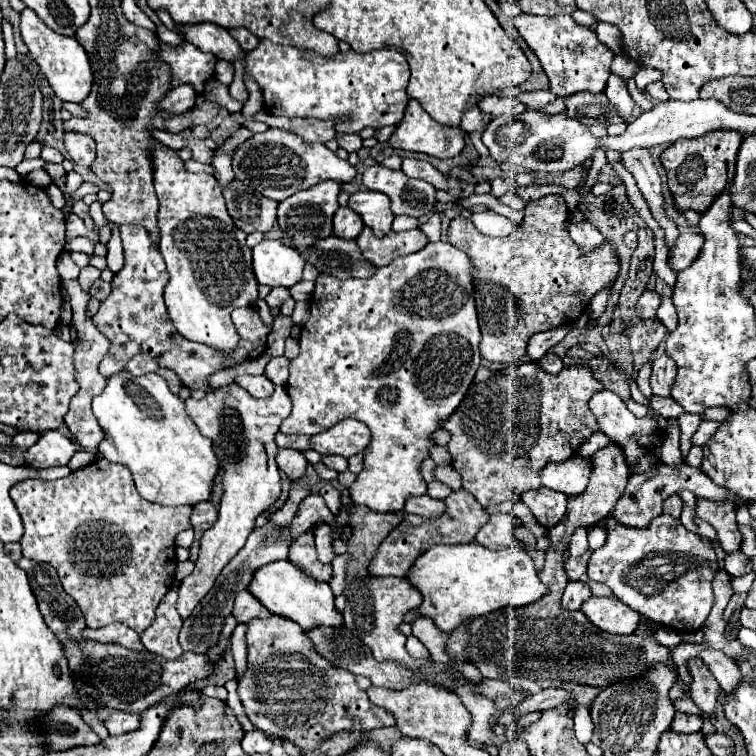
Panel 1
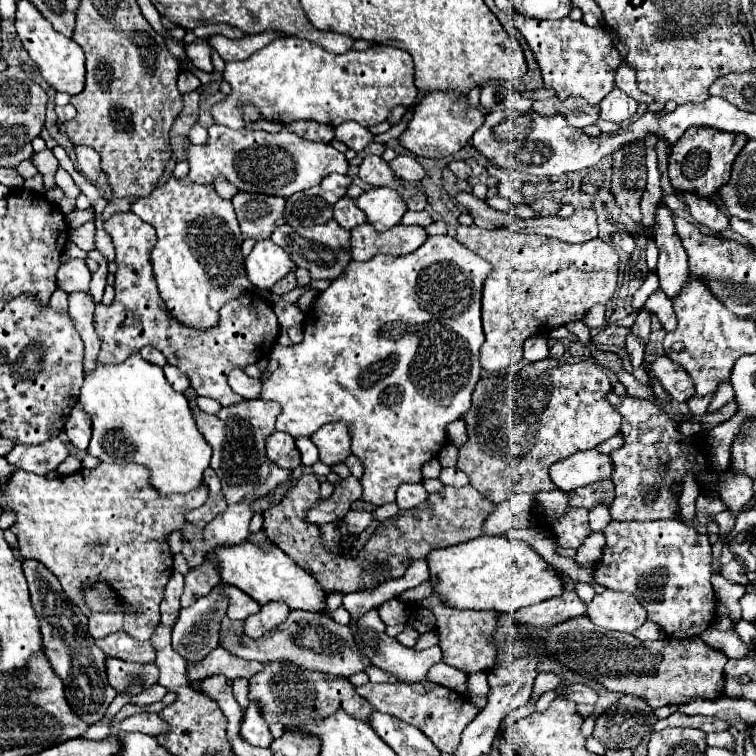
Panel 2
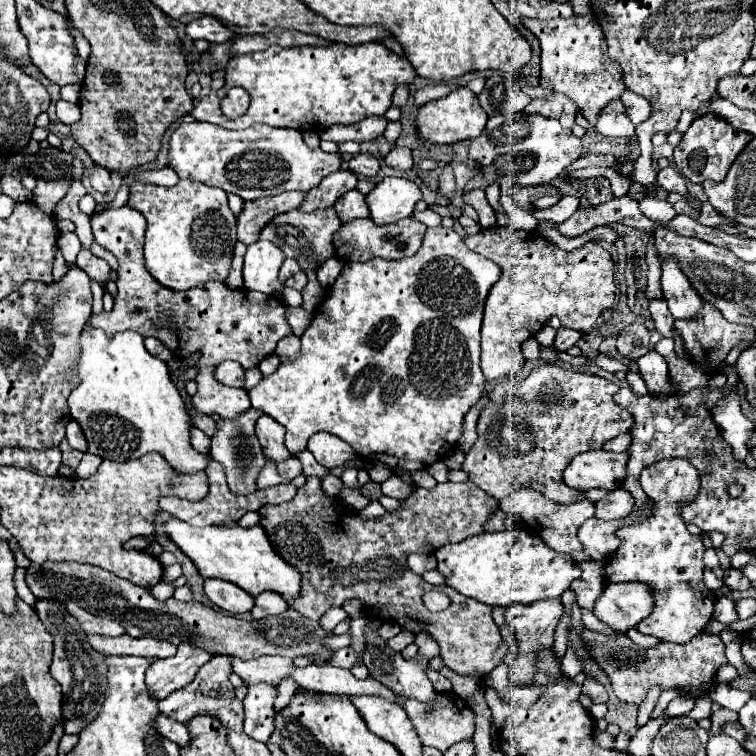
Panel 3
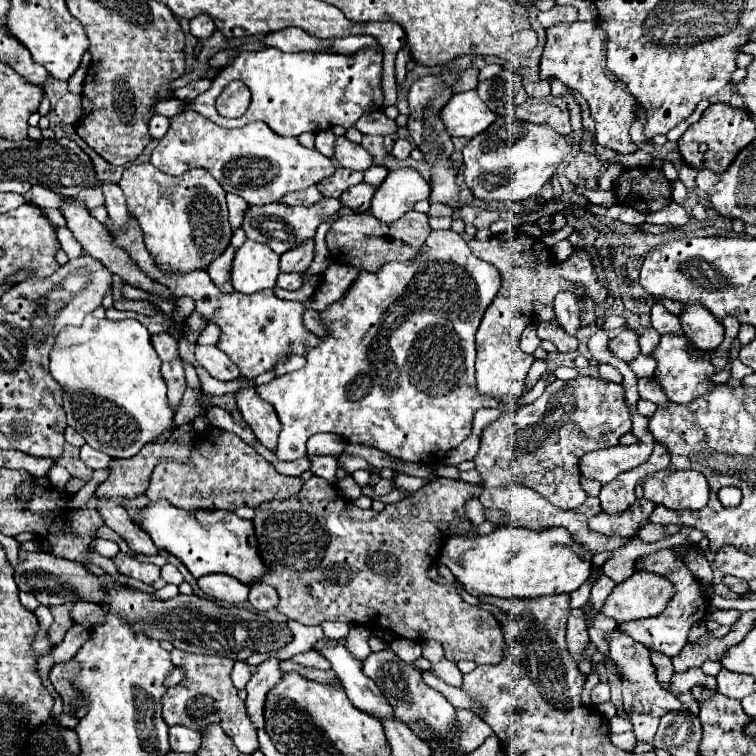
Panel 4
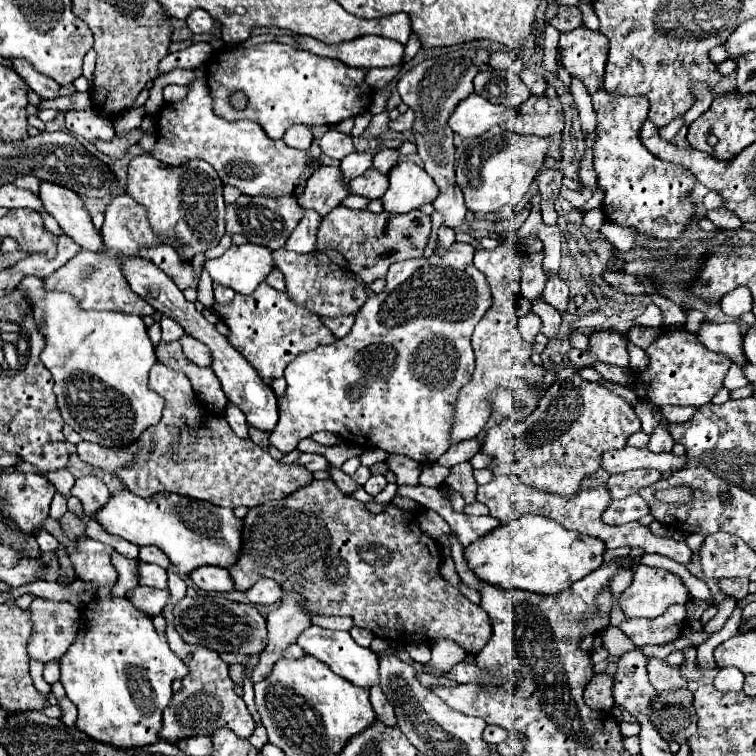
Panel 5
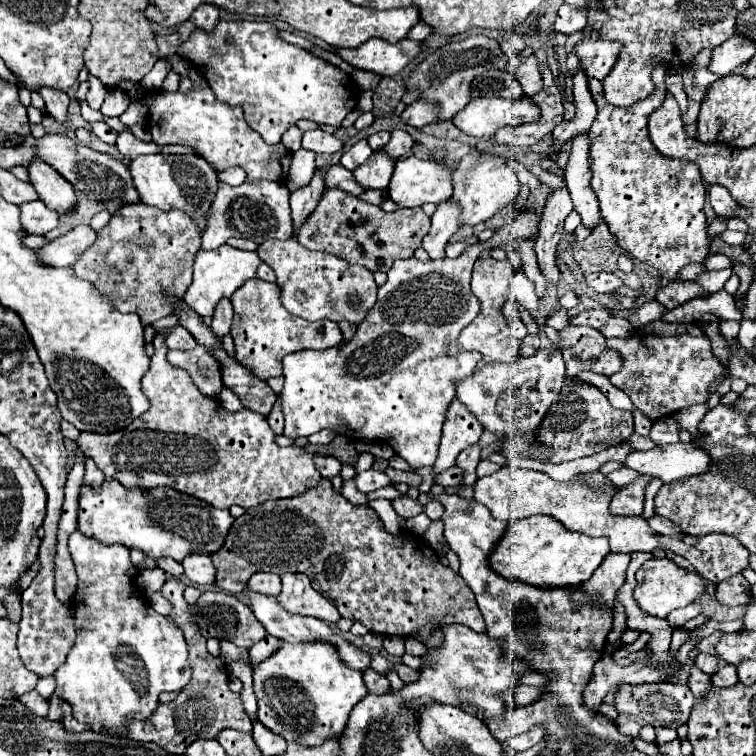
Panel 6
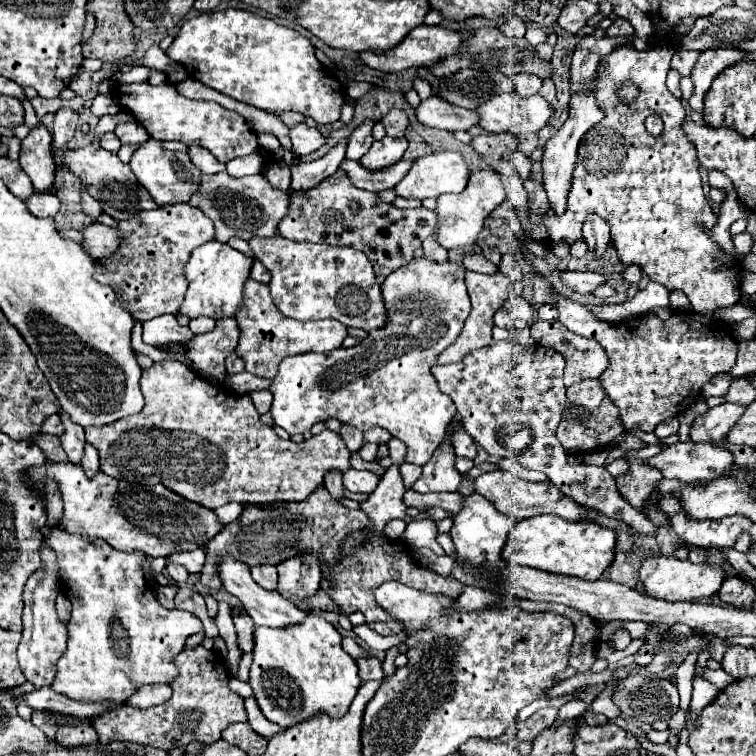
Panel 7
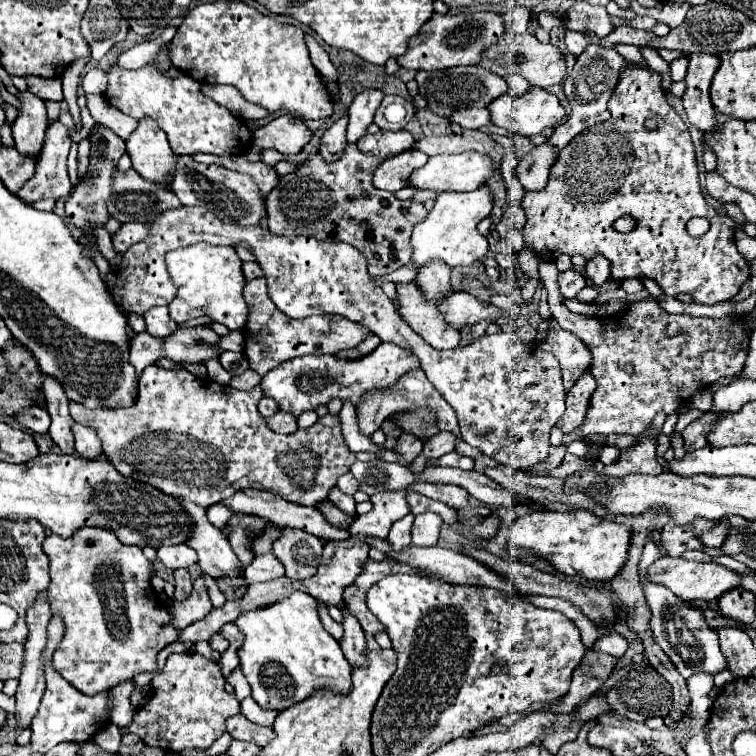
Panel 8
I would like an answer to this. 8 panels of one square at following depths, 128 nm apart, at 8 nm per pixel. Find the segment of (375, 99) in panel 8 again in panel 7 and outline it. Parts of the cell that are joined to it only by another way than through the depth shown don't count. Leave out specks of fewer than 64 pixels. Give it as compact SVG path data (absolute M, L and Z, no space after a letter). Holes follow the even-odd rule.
M370 118L370 120L364 120L354 132L352 132L352 136L350 136L350 142L348 142L348 150L346 150L346 158L348 160L360 160L366 152L368 152L368 148L370 148L370 144L372 144L372 126L374 126L374 120Z

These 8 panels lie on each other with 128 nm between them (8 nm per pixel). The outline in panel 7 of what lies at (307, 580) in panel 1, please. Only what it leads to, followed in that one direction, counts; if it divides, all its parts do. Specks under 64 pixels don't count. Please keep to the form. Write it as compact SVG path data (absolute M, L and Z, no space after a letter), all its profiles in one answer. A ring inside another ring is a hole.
M44 462L42 466L24 470L24 482L46 500L46 482L54 480L60 488L64 512L58 522L68 534L78 534L84 540L104 538L116 550L142 550L148 556L166 556L176 550L196 550L208 544L220 532L216 514L200 504L194 504L162 484L142 486L126 480L116 480L102 470L94 478L86 478L80 464Z

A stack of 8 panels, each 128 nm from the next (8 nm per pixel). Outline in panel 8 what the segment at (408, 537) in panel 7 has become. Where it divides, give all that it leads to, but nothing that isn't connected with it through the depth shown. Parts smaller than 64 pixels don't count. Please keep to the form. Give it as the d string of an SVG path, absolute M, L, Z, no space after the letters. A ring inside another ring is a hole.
M418 514L412 528L412 544L420 546L434 546L438 540L442 518L430 514Z

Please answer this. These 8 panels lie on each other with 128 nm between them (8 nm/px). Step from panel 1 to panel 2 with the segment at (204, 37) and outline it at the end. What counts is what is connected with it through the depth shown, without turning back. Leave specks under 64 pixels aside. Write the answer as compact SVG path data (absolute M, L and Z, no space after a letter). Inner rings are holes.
M260 32L260 34L244 36L240 40L212 36L212 38L208 38L208 44L222 56L224 62L232 62L232 60L250 58L256 50L268 46L274 38L284 38L284 36L288 36L288 34L284 34L284 32Z

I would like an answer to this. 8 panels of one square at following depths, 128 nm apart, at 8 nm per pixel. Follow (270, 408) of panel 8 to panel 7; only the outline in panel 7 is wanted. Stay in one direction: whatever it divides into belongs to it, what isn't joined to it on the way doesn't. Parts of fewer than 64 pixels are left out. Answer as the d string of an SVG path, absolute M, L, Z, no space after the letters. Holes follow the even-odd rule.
M256 390L256 392L250 392L250 396L252 396L252 402L260 414L266 414L270 410L272 394L268 390Z

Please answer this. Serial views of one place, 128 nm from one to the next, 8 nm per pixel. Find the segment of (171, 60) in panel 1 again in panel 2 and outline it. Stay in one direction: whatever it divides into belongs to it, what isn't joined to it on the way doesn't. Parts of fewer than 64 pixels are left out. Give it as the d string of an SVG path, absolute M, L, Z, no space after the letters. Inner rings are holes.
M198 38L194 44L188 44L186 46L186 54L188 54L188 58L192 60L192 64L196 68L200 68L204 72L212 72L214 70L212 62L210 62L210 46L208 46L206 40Z

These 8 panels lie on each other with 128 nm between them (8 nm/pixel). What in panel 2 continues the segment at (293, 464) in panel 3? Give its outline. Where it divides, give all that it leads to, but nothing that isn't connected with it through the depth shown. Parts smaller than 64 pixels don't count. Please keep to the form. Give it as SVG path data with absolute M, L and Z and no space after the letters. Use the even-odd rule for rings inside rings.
M244 400L242 404L222 408L218 414L210 416L200 410L194 412L194 418L198 422L198 428L206 442L212 446L212 462L210 466L216 470L218 478L222 480L222 492L228 502L228 508L218 514L206 528L204 528L204 540L206 540L206 552L210 552L214 546L220 544L238 544L248 538L248 524L252 518L250 502L258 496L268 494L278 486L280 482L288 480L292 476L290 470L282 470L276 464L272 464L264 450L264 440L268 434L274 432L276 416L280 414L280 404L266 402L266 400Z

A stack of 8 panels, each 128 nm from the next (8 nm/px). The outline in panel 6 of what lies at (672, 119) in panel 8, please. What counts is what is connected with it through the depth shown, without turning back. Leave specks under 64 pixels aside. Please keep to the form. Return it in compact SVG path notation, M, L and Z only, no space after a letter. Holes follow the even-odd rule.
M584 40L576 44L576 54L598 106L598 116L588 130L588 166L592 172L590 188L598 196L602 218L626 256L656 268L670 282L682 282L680 272L684 266L702 264L708 258L710 238L706 236L706 188L700 170L690 160L664 156L648 138L648 116L666 98L666 68L654 68L656 90L652 96L630 108L616 108L604 98L602 82L612 70L612 64L616 64L616 56L620 56L620 44Z

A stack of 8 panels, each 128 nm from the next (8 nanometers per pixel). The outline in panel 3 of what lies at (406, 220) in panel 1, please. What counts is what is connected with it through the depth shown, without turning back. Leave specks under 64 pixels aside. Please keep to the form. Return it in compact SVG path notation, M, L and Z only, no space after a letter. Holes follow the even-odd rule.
M424 210L424 212L414 212L414 218L416 218L416 220L420 220L422 224L426 224L428 228L434 228L434 226L438 226L438 224L442 222L442 216L440 216L440 214L436 214L434 210Z

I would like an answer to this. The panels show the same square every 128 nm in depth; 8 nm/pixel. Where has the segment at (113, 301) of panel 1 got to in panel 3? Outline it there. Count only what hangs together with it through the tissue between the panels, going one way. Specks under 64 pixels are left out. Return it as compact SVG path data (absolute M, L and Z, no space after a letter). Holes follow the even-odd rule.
M122 206L122 208L112 208L112 210L104 210L102 214L92 216L92 232L94 232L94 240L110 250L120 266L118 266L118 296L114 300L114 308L112 312L100 312L98 316L90 318L90 324L104 330L106 334L116 334L116 332L124 332L124 330L136 330L138 334L146 336L154 336L158 340L162 340L174 354L188 358L192 352L200 352L200 360L198 360L198 392L192 396L192 406L198 414L218 414L222 418L234 420L234 416L240 416L242 412L246 412L251 407L248 393L239 388L231 388L224 386L214 380L212 370L218 362L222 360L234 360L238 364L242 364L244 370L248 368L256 368L264 358L268 358L276 344L292 334L292 328L286 320L286 304L276 298L276 296L264 296L260 292L252 292L246 288L240 290L230 290L226 288L222 282L204 282L196 288L192 288L190 292L172 292L170 288L164 288L144 266L144 254L142 254L142 242L144 242L144 230L146 230L146 220L140 212L132 210L130 206Z

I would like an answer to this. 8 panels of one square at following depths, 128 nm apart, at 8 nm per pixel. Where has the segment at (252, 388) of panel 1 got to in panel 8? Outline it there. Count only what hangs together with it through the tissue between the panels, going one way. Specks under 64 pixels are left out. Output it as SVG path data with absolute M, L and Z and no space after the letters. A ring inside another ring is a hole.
M150 308L148 312L144 312L144 320L146 320L146 330L152 336L168 336L176 330L176 322L168 316L168 308Z

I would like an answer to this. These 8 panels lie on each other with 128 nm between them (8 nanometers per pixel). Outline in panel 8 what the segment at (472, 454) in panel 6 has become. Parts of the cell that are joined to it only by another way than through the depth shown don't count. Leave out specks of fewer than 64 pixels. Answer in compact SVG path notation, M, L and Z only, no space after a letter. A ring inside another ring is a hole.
M422 370L406 372L404 376L400 376L400 380L396 380L396 384L392 384L392 388L372 390L358 402L358 406L356 406L356 420L358 420L358 426L360 426L360 434L372 436L372 432L376 428L380 428L384 418L396 414L398 410L418 410L418 408L428 408L430 412L434 412L436 414L436 426L440 430L452 430L460 438L460 430L458 430L458 422L456 422L456 414L454 414L452 406L446 404L446 400L428 382L428 378L426 378L426 374Z

